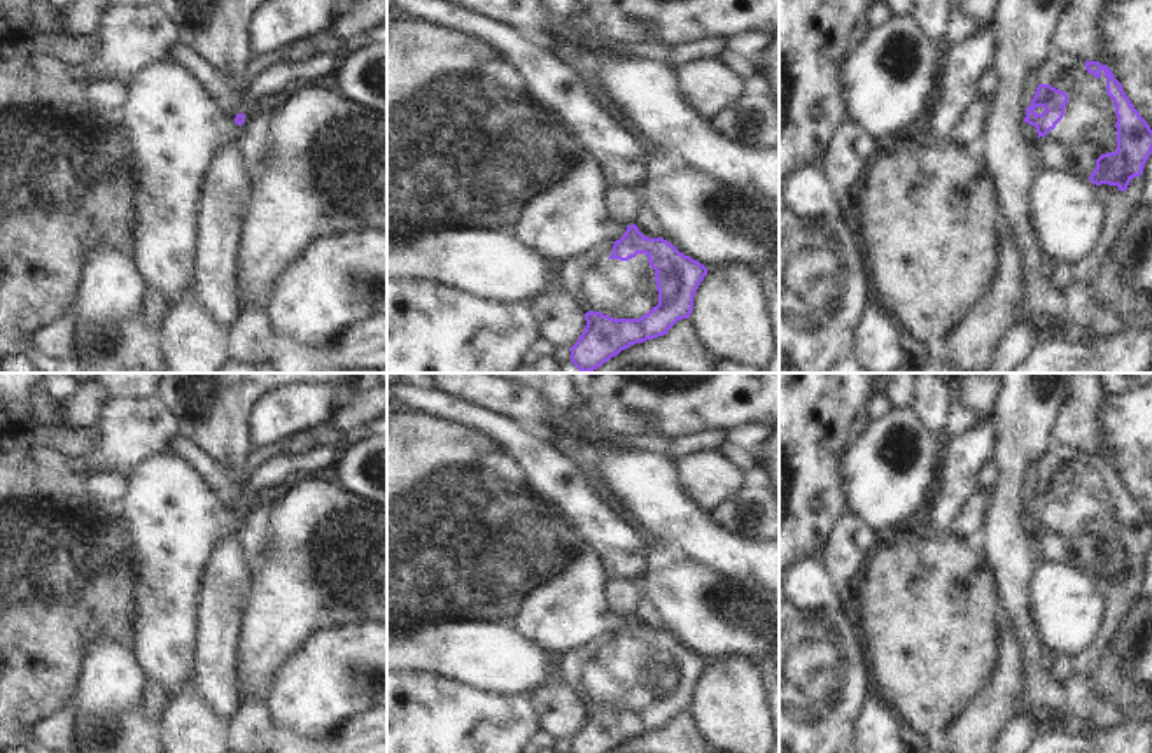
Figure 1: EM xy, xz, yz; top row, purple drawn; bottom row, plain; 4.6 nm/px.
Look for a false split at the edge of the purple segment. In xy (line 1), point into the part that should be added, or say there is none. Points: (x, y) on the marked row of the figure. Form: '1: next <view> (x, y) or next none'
1: next none

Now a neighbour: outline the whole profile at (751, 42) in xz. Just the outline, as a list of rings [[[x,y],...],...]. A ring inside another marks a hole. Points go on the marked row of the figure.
[[[741,32],[737,35],[725,35],[725,47],[741,53],[748,60],[755,60],[756,54],[765,47],[769,42],[770,33],[767,32]]]

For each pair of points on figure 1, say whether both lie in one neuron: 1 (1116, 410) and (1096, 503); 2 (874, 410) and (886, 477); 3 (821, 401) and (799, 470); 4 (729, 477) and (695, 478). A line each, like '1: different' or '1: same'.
1: same
2: different
3: same
4: same

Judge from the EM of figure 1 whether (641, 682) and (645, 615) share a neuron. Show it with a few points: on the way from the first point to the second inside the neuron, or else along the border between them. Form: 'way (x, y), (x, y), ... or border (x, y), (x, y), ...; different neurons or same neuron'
border (634, 615), (645, 627), (660, 629); different neurons

